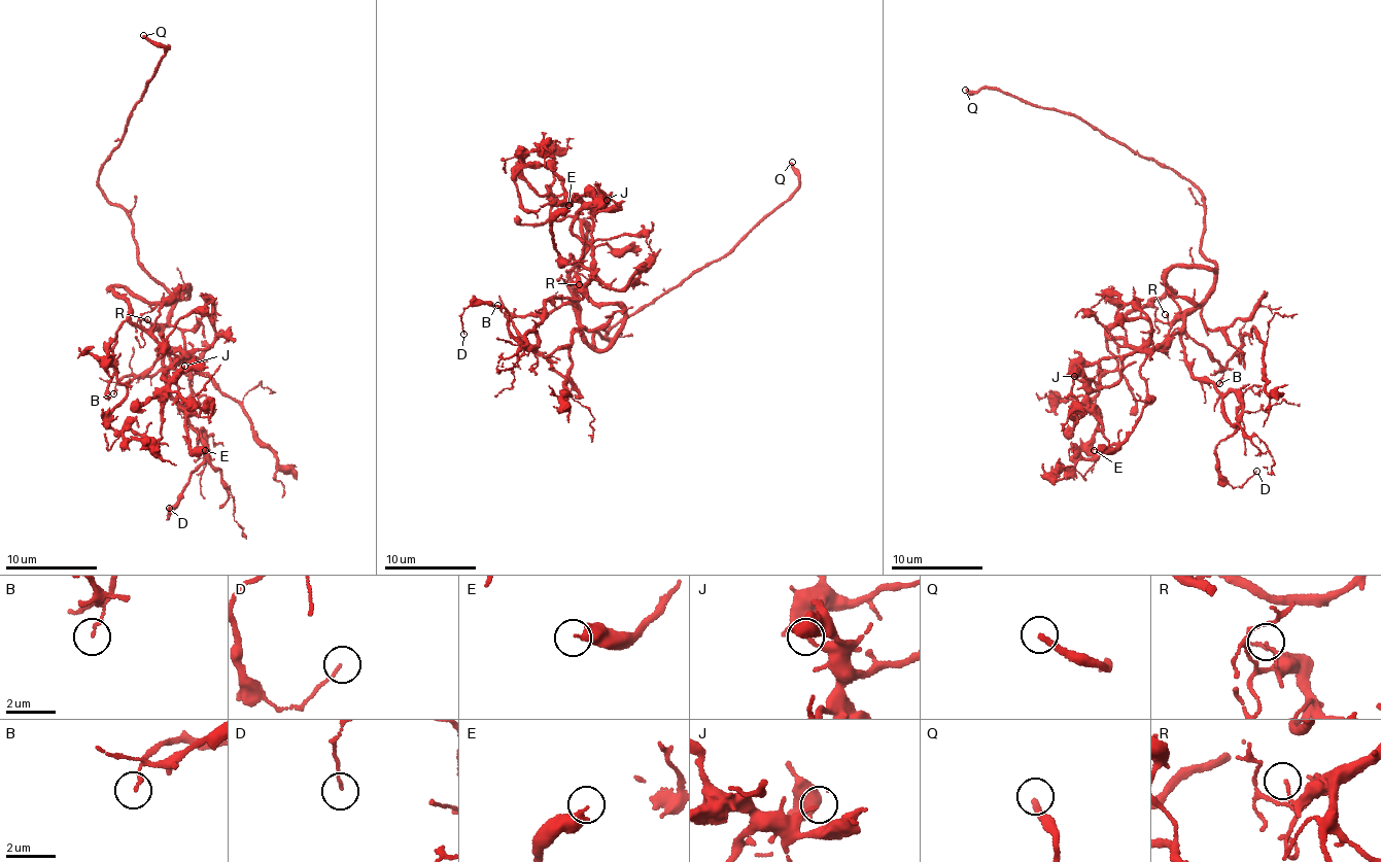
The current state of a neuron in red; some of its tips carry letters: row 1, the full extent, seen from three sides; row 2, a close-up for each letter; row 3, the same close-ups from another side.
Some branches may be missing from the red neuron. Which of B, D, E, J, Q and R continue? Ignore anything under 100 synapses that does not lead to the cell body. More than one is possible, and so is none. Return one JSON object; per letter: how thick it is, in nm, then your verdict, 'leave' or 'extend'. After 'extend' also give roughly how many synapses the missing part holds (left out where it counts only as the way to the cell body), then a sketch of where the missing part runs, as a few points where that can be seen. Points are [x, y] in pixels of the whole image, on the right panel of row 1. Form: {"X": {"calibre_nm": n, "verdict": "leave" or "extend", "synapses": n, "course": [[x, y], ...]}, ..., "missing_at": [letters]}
{"B": {"calibre_nm": 130, "verdict": "leave"}, "D": {"calibre_nm": 90, "verdict": "leave"}, "E": {"calibre_nm": 320, "verdict": "leave"}, "J": {"calibre_nm": 150, "verdict": "leave"}, "Q": {"calibre_nm": 200, "verdict": "extend"}, "R": {"calibre_nm": 100, "verdict": "leave"}, "missing_at": ["Q"]}

